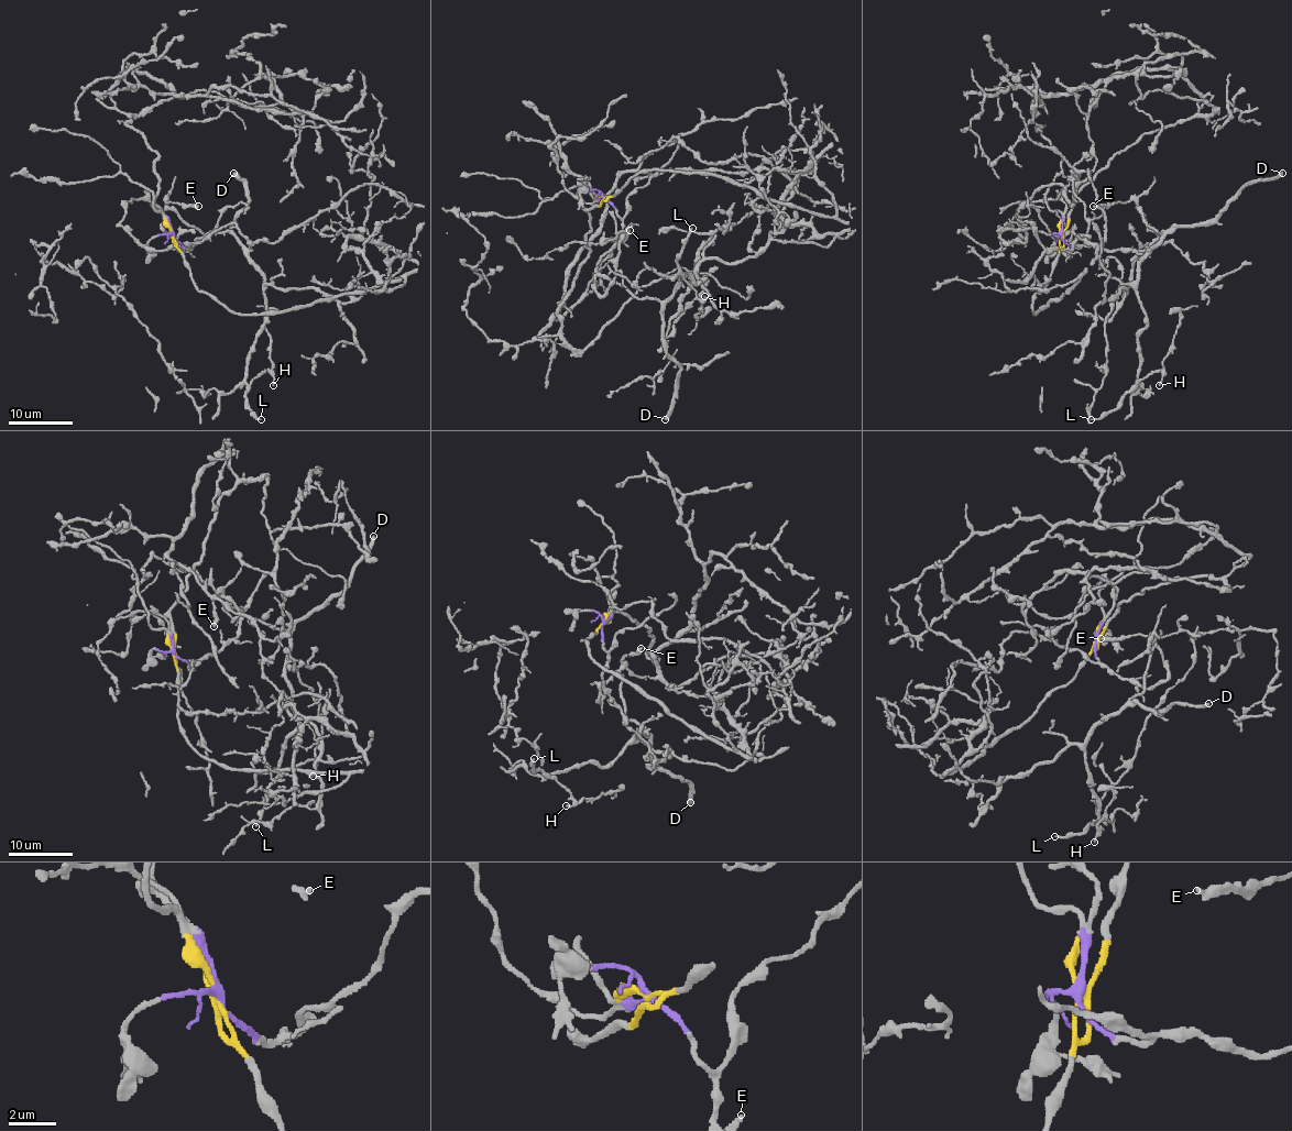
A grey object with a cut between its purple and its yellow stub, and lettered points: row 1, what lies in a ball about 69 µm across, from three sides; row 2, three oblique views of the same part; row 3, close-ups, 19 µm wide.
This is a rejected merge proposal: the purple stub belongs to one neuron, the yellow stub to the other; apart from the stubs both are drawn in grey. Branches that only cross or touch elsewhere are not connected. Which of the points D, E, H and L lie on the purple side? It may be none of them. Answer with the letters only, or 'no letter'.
D, E, H, L

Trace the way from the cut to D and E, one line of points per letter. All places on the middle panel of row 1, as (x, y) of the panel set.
D: (604, 197), (622, 241), (615, 279), (594, 287), (608, 276), (661, 304), (679, 368), (665, 419)
E: (604, 197), (622, 221), (622, 241), (615, 279), (602, 296), (594, 287), (599, 259), (630, 230)

